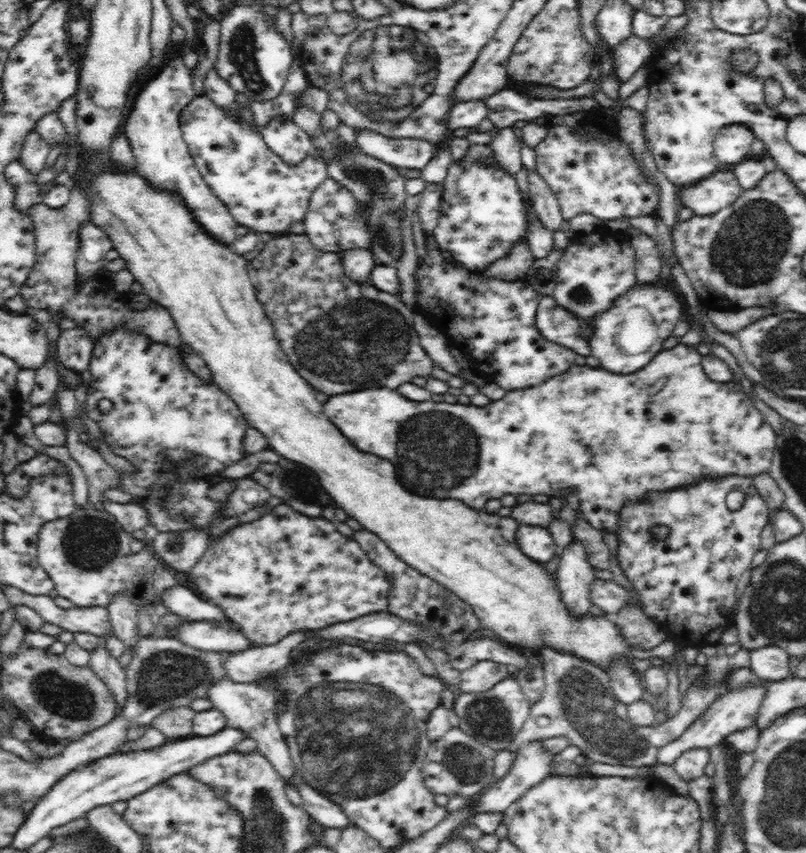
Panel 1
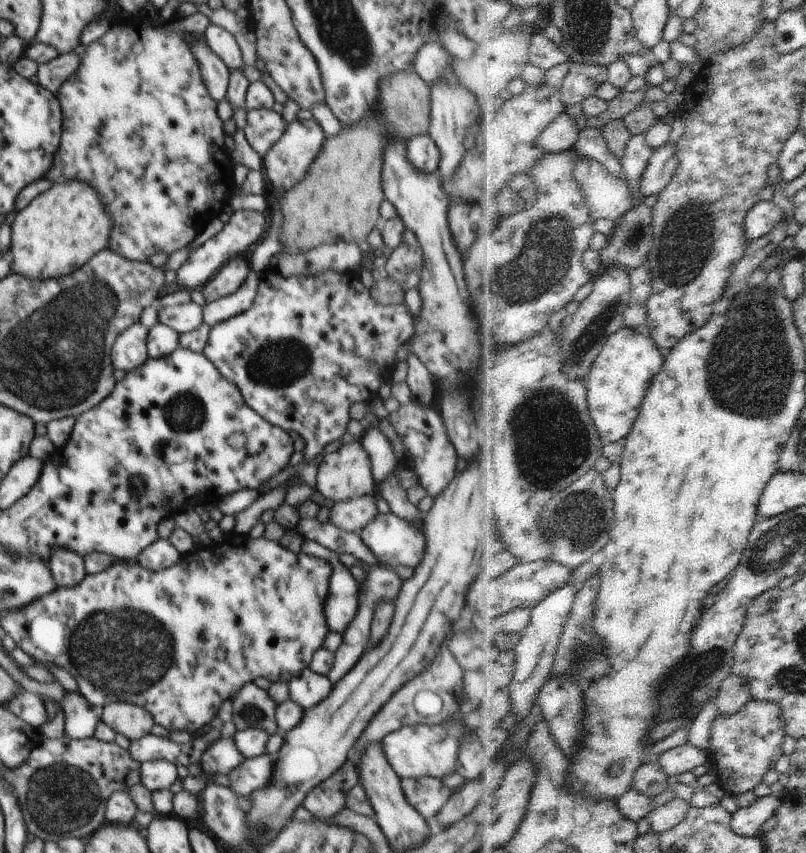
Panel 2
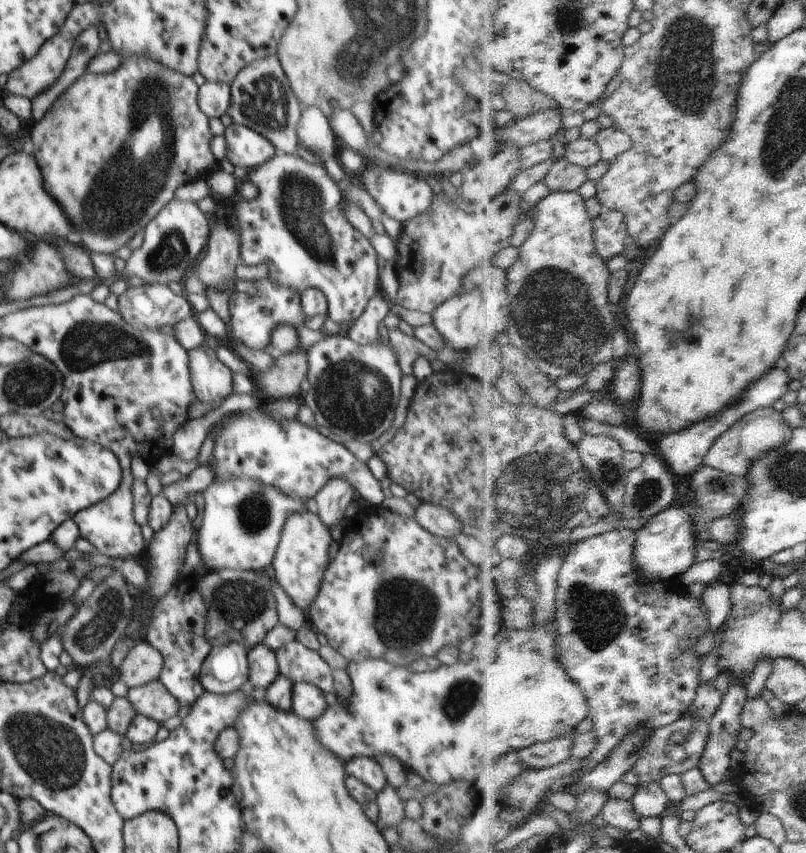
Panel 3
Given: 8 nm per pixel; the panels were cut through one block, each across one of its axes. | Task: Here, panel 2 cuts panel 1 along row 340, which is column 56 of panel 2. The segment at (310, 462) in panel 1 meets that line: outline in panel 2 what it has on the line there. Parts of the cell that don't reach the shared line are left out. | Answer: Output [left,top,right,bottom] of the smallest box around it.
[9,180,112,280]

